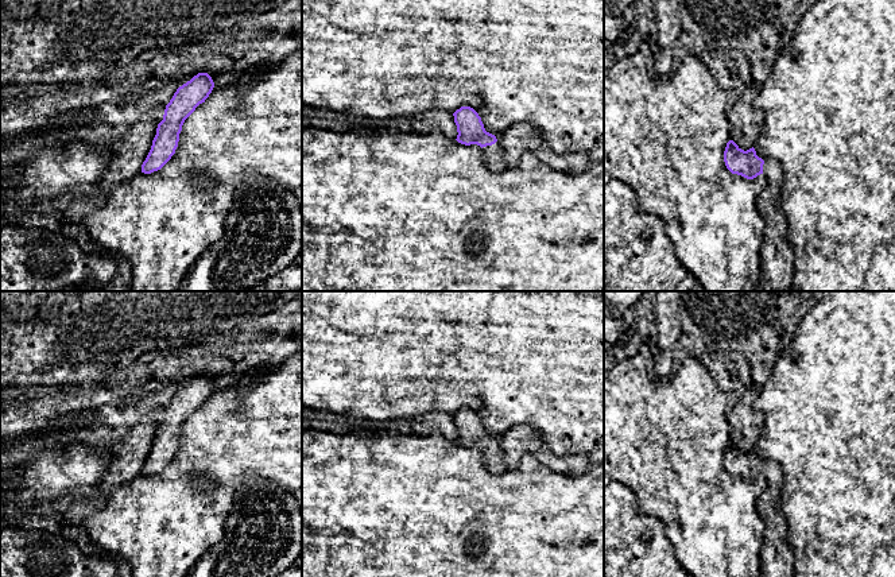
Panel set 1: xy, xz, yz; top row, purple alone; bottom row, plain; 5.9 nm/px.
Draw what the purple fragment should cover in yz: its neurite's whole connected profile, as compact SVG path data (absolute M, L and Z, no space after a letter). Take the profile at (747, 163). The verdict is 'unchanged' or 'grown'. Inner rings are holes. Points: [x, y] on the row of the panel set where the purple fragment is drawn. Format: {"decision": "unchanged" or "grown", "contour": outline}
{"decision": "grown", "contour": "M733 140L727 143L724 162L732 174L747 179L766 175L766 185L756 202L766 224L758 291L793 291L794 251L787 239L789 222L779 202L783 183L782 164L775 159L763 160L753 147L744 151Z"}

